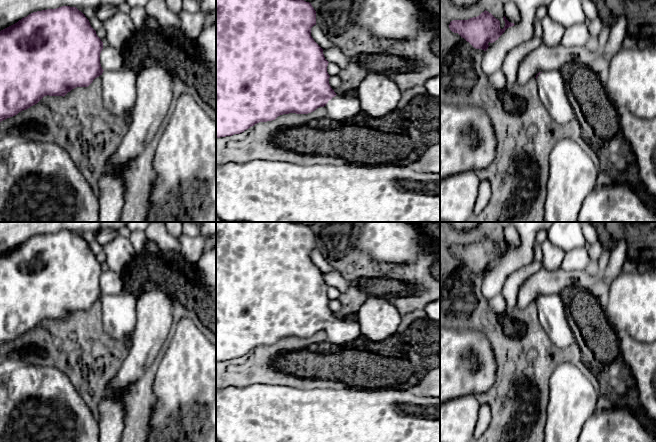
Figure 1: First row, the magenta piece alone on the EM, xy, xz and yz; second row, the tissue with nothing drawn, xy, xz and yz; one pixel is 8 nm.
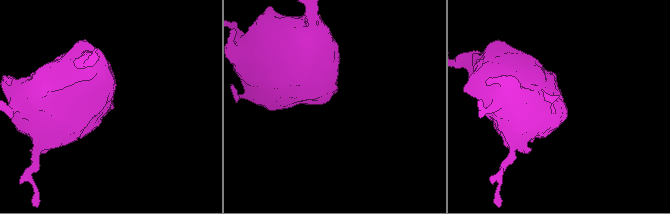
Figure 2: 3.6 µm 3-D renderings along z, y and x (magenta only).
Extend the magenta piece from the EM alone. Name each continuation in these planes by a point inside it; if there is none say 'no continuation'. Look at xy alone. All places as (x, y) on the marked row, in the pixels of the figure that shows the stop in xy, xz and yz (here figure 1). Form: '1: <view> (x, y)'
1: xy (119, 93)

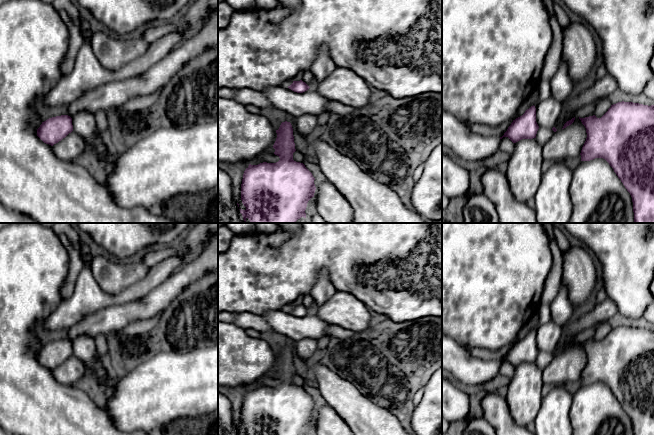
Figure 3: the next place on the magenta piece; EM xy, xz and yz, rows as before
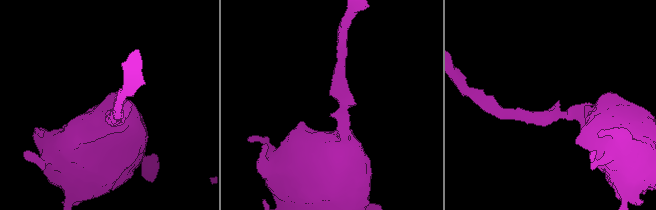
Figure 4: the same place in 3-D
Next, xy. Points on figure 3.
no continuation

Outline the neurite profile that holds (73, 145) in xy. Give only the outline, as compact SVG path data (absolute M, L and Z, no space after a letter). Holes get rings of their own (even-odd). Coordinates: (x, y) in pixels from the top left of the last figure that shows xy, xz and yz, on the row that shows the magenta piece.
M72 131L65 138L52 146L53 153L63 161L76 161L84 152L86 147L85 140Z

